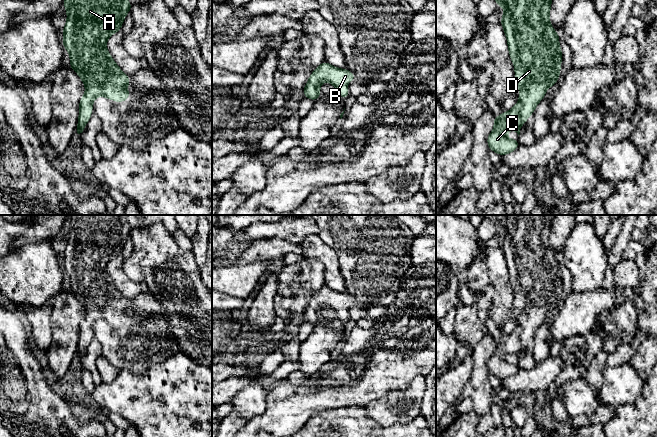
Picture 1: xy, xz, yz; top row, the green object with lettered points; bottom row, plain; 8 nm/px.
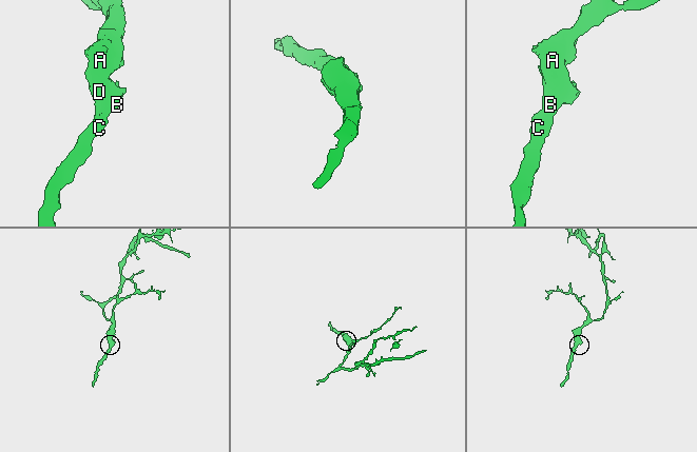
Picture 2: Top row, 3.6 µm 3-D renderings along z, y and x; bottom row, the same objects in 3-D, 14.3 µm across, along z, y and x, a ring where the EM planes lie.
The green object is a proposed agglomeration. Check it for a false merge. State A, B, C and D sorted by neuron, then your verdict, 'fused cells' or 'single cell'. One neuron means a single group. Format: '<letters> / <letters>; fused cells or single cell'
A B C D; single cell

